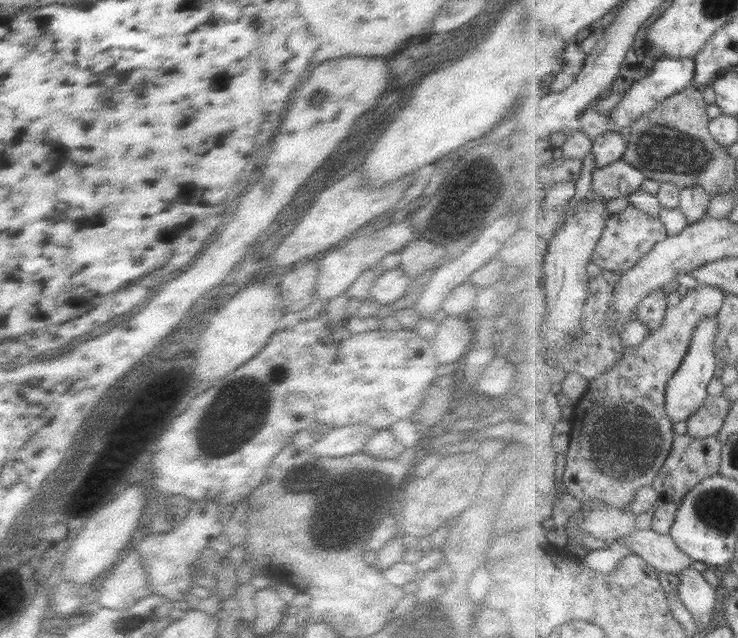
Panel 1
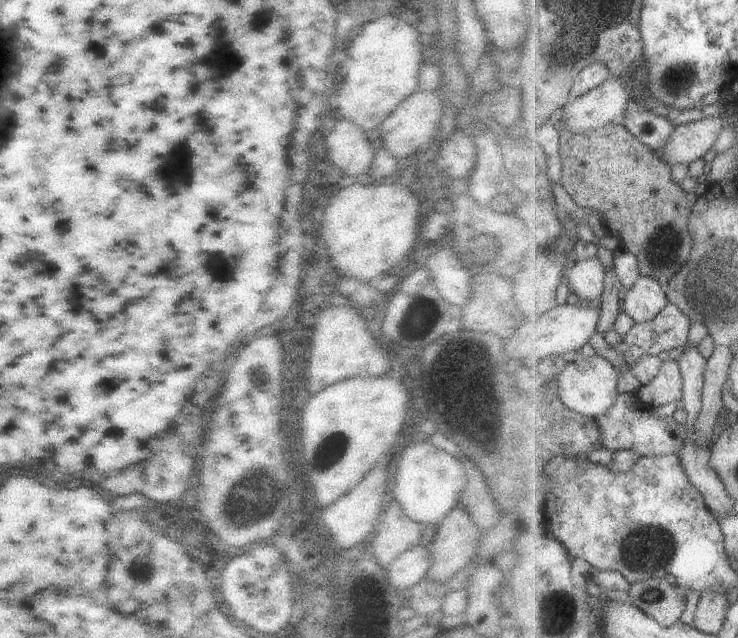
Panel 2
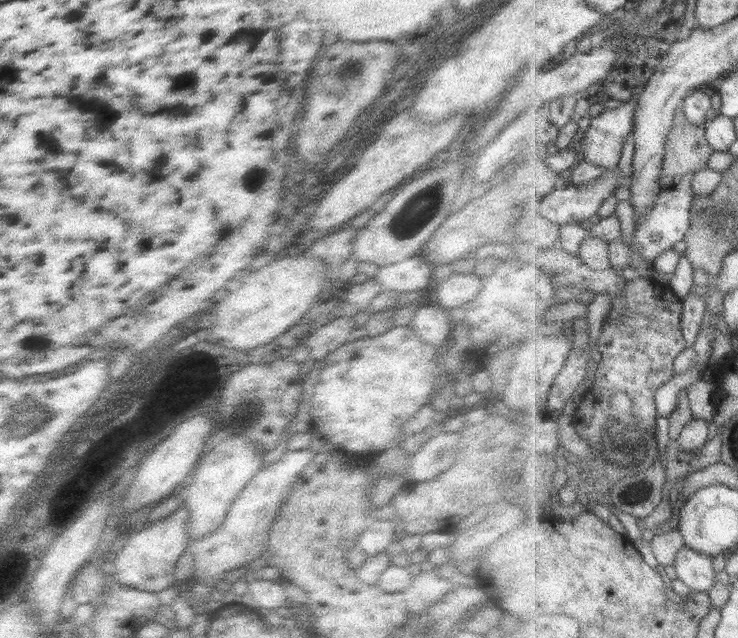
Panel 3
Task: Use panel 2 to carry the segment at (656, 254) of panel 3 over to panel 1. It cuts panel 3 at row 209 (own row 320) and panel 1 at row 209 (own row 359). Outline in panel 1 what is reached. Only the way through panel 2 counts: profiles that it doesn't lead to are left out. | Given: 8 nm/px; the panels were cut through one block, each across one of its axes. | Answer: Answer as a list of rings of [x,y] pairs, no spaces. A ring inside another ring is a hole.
[[[629,205],[622,212],[610,215],[604,236],[600,239],[596,248],[593,261],[605,271],[624,270],[624,273],[634,268],[646,254],[648,254],[659,242],[666,240],[670,235],[666,223],[656,215],[650,215],[634,205]]]

